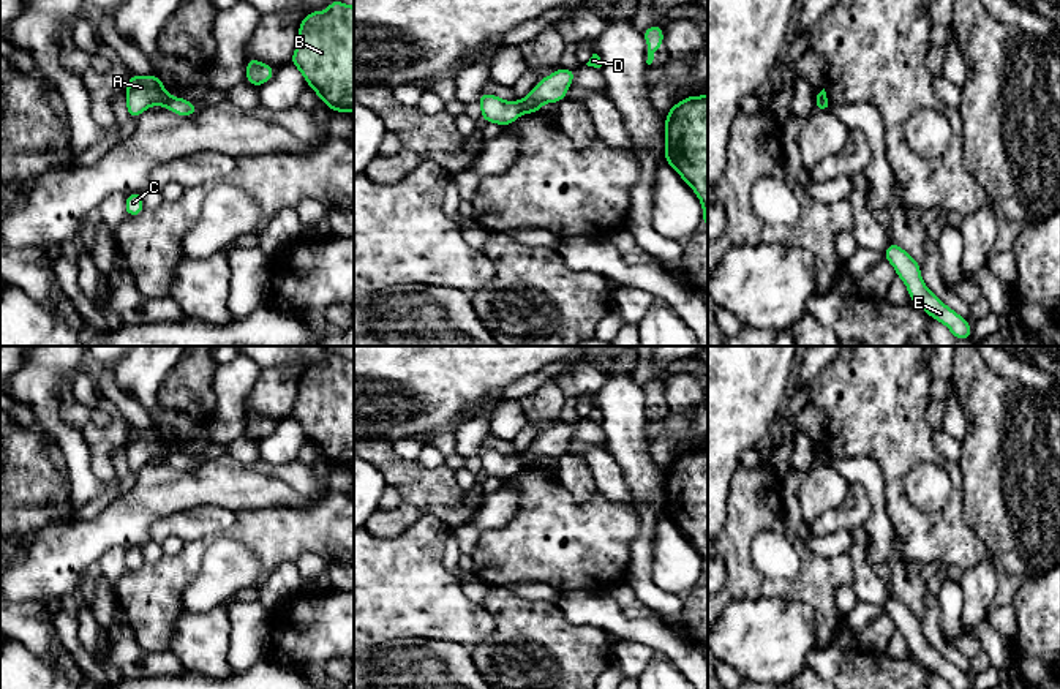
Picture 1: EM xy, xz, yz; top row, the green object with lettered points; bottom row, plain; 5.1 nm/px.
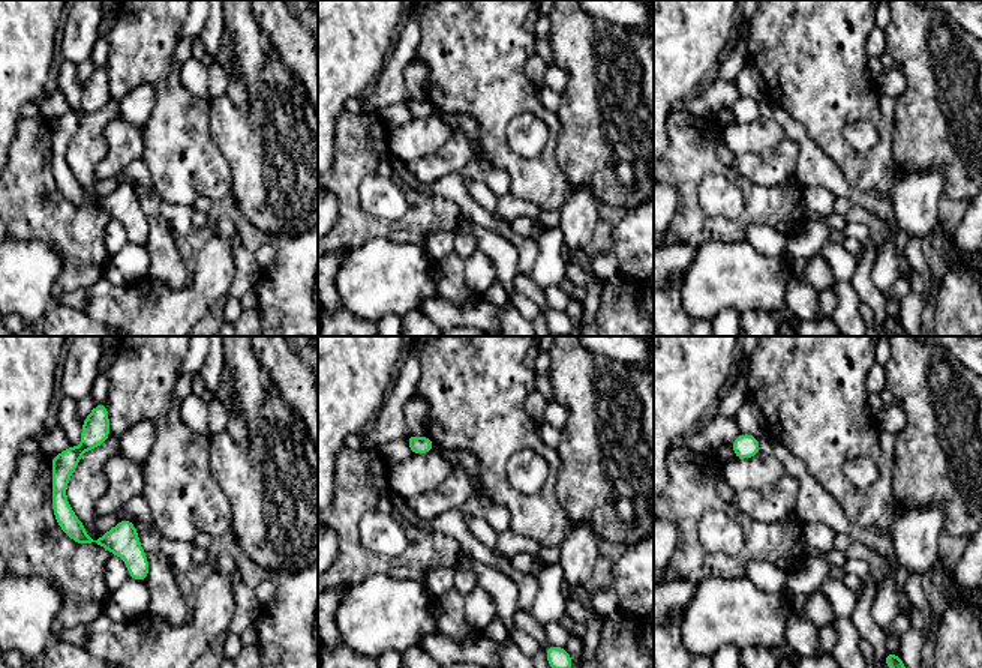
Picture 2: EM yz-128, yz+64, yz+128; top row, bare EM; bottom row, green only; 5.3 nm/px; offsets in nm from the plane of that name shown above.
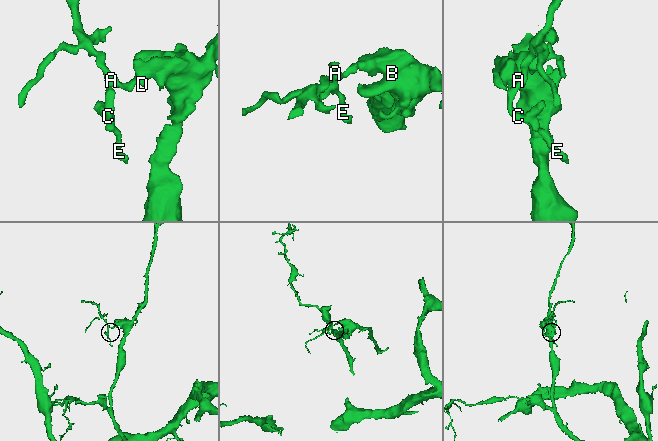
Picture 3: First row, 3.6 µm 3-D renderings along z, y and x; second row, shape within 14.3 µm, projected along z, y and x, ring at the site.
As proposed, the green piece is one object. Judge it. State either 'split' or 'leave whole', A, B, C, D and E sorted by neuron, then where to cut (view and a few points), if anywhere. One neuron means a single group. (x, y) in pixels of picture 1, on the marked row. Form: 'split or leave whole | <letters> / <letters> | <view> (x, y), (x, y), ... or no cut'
split | A C E / B D | xz (518, 101), (523, 112)

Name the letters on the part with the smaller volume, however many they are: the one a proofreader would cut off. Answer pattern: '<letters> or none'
A, C, E

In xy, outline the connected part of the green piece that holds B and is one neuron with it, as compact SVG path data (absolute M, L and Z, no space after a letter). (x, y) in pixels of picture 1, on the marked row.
M332 0L327 11L308 13L299 25L295 65L319 100L335 112L354 112L354 6Z

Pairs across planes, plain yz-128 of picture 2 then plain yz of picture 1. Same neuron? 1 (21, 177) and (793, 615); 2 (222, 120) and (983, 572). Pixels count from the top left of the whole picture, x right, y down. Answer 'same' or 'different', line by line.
1: different
2: different

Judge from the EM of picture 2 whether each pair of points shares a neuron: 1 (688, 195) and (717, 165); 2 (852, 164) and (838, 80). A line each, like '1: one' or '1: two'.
1: one
2: one

